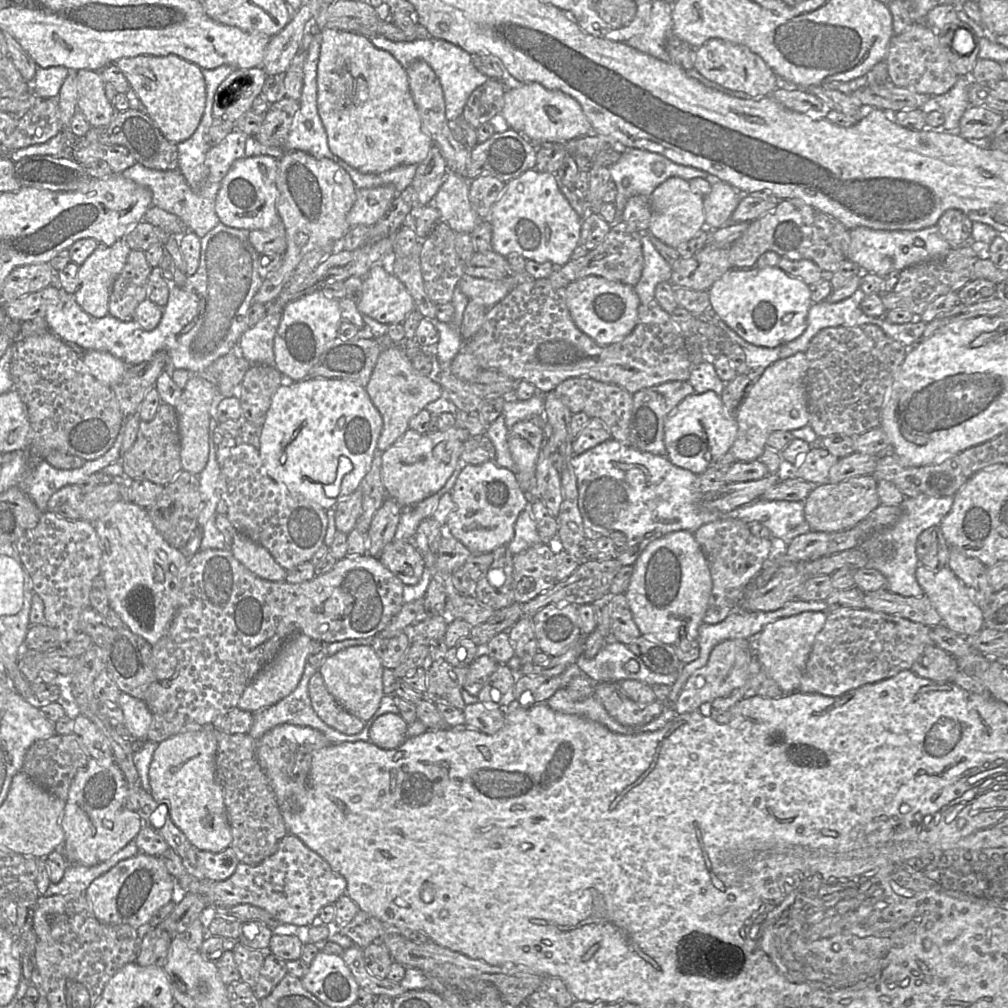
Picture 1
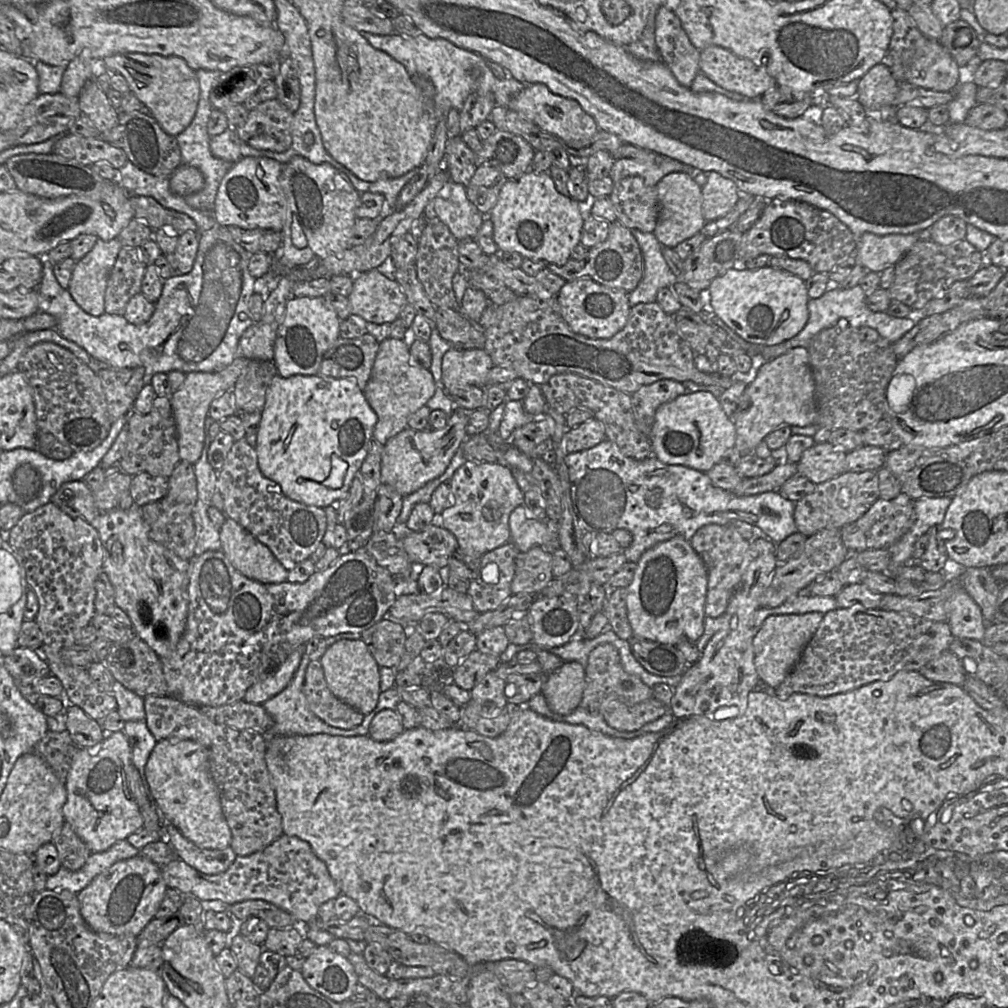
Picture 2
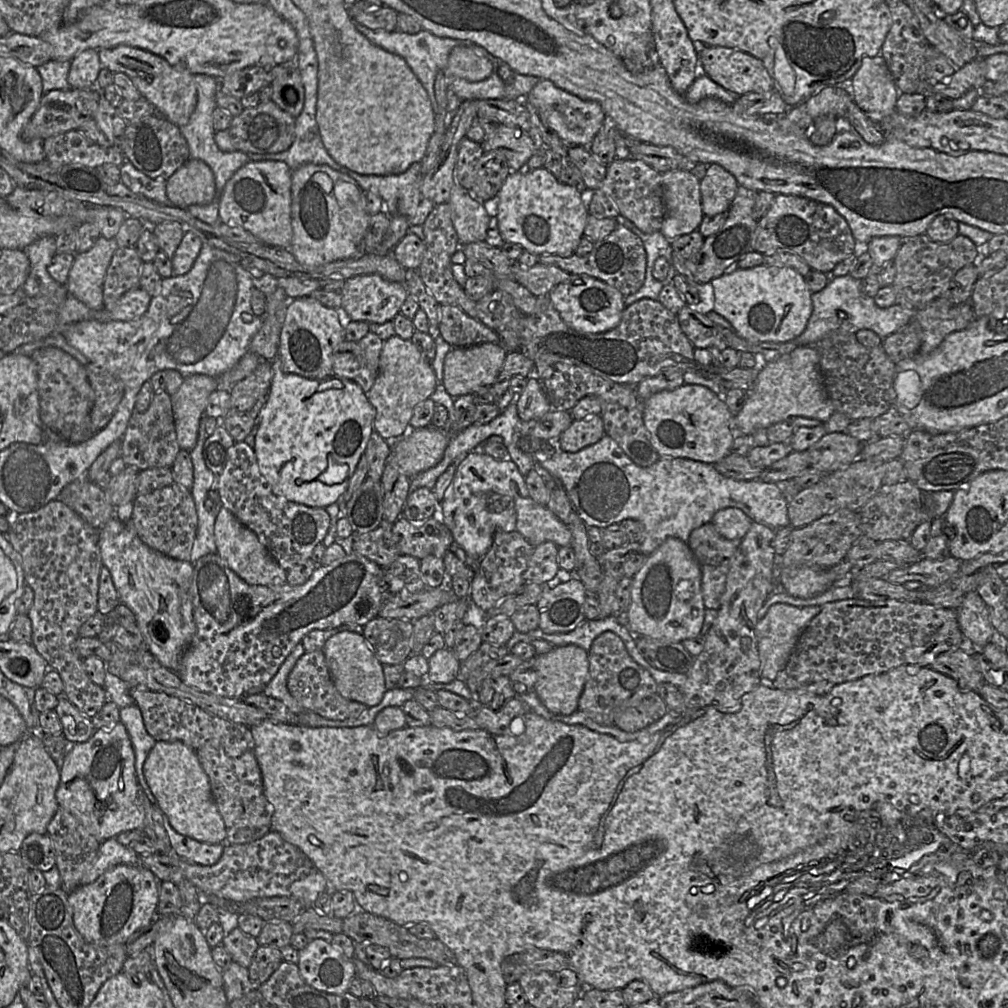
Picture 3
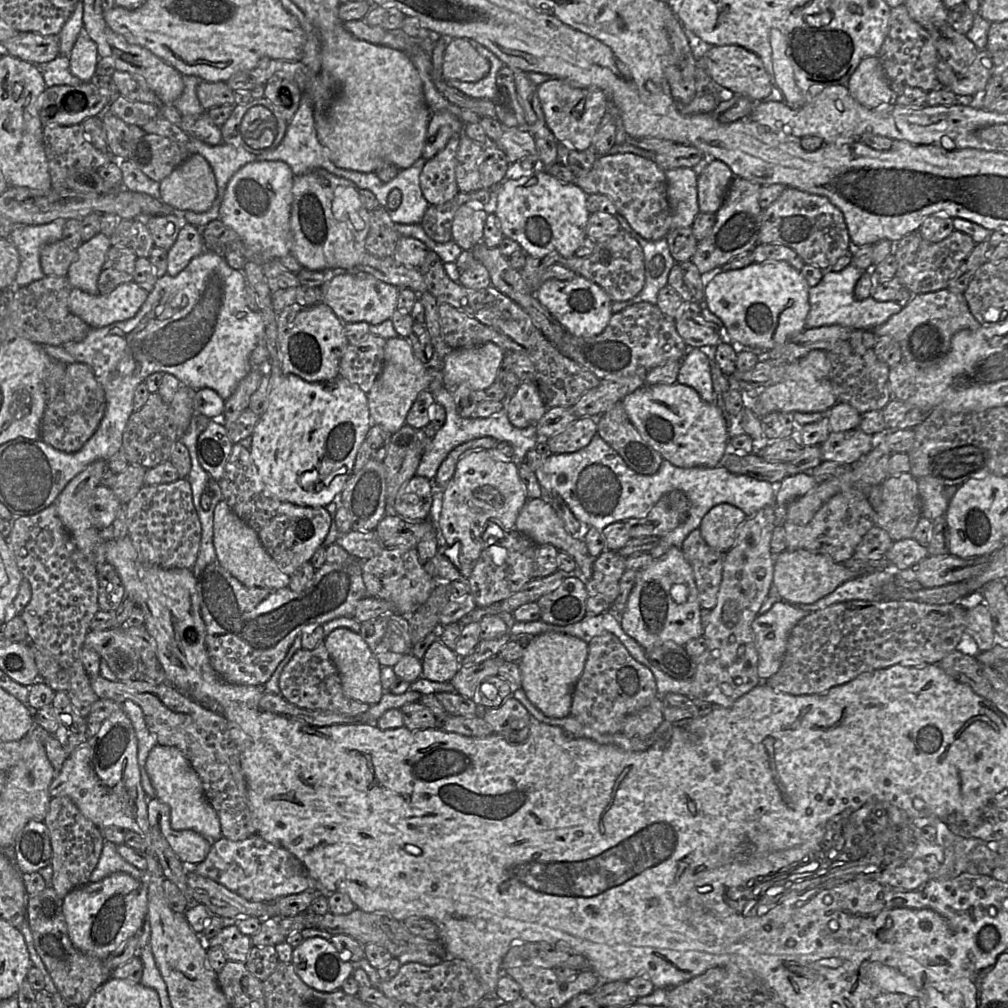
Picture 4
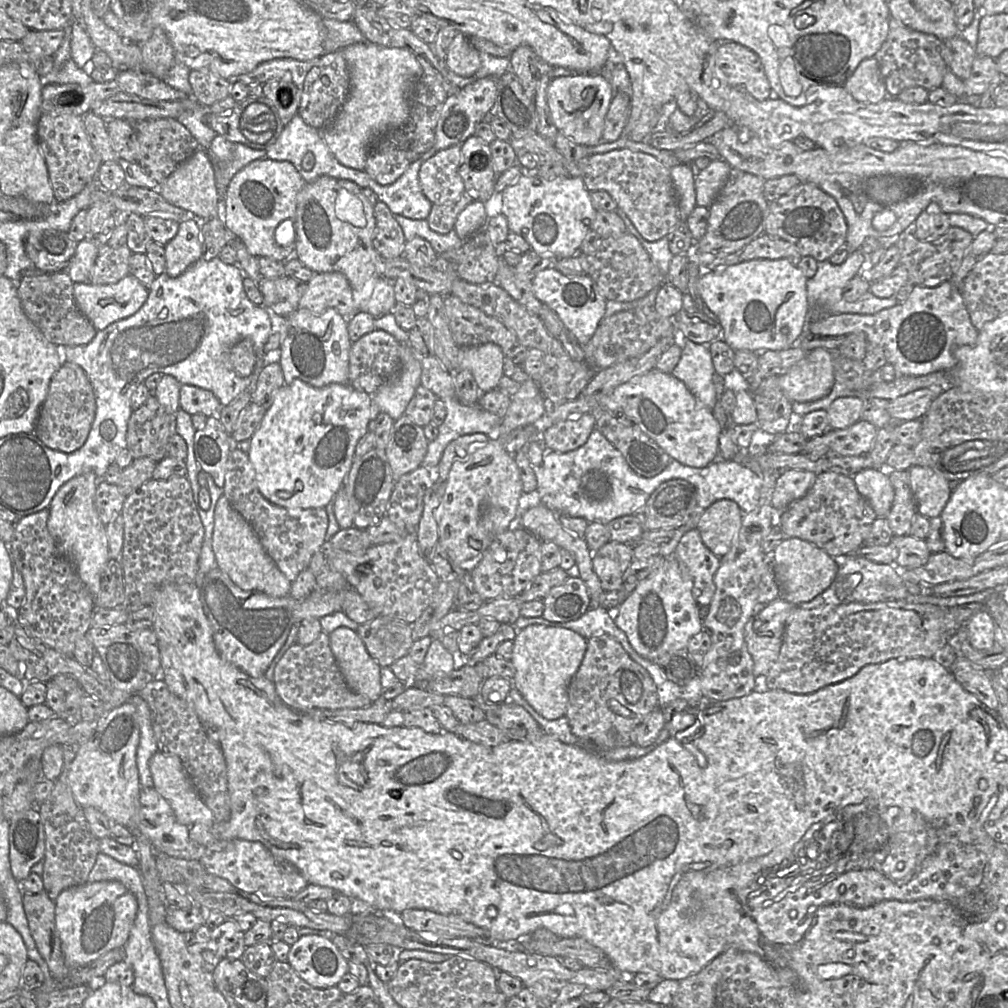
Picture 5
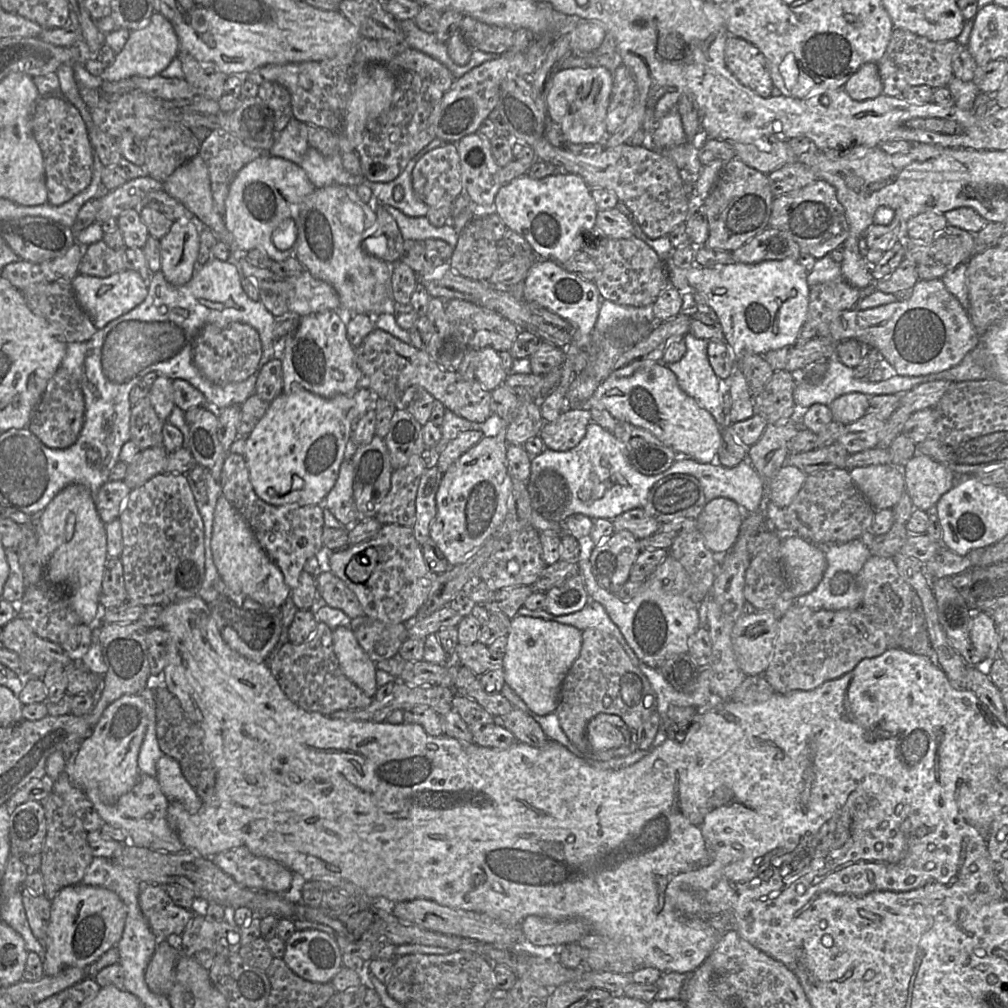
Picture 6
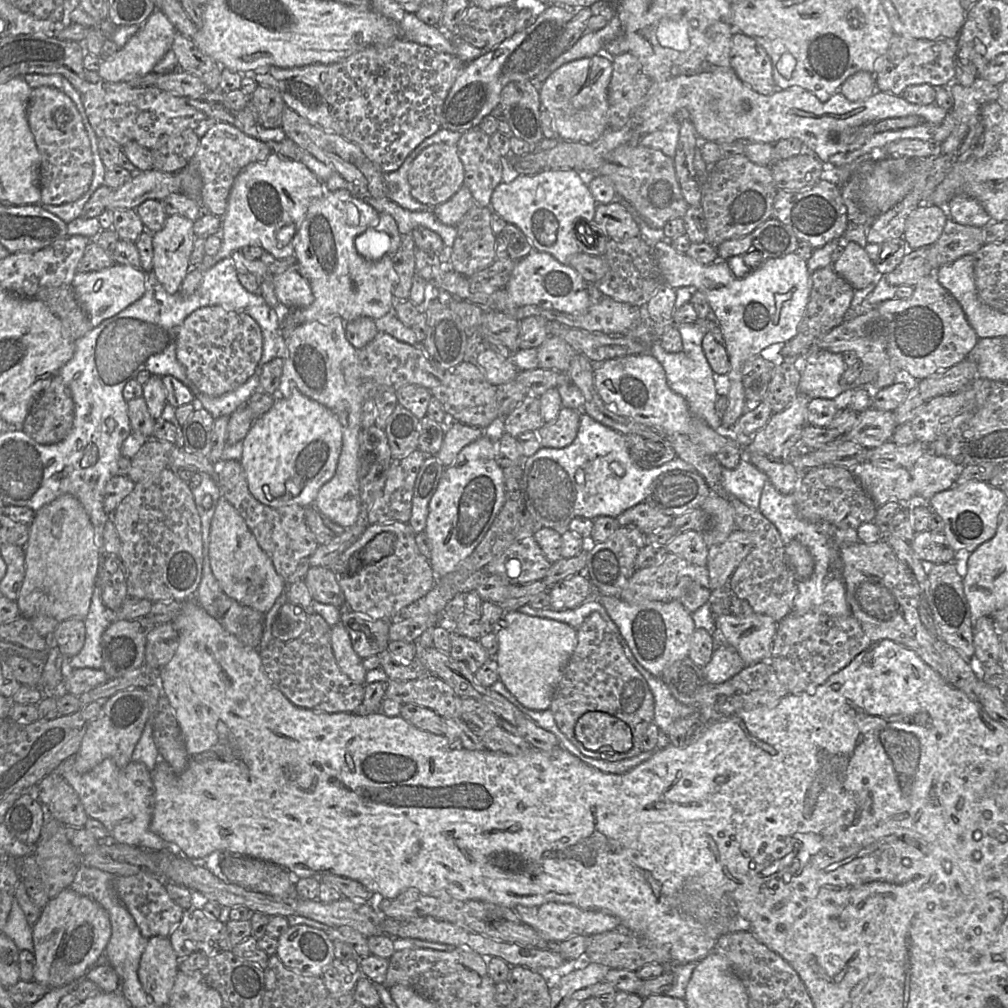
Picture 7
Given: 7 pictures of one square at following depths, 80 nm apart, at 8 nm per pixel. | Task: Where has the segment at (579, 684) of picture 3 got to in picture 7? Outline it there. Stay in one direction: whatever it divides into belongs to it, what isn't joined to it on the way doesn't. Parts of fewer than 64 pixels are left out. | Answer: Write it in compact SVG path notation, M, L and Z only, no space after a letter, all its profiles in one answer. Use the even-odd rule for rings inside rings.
M512 611L503 615L496 634L499 649L495 659L499 679L525 707L538 711L549 709L557 685L577 646L577 630L556 620Z

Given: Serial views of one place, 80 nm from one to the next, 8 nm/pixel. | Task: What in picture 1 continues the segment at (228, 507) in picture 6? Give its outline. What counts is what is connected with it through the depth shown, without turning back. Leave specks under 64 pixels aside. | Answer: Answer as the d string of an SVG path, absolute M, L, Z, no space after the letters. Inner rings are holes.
M237 532L229 548L233 556L249 571L268 581L285 581L287 571L260 544Z

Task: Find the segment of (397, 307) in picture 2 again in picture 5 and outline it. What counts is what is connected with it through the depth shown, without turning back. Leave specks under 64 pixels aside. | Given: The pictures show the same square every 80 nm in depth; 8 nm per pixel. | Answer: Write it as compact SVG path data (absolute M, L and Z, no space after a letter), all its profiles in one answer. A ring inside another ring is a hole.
M340 272L316 273L306 283L306 289L299 301L299 309L307 309L314 313L322 313L328 308L334 309L342 317L353 317L358 312L366 312L374 318L392 314L391 310L396 304L392 281L382 277L370 278L358 291L352 291L349 281Z

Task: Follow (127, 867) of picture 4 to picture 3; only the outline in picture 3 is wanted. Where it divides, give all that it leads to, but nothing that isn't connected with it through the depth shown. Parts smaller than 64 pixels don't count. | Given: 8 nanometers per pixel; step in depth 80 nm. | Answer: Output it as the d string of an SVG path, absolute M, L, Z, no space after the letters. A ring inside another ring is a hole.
M110 838L101 843L97 858L81 879L80 885L93 883L107 870L117 865L143 868L140 856L132 848L123 846L115 838Z

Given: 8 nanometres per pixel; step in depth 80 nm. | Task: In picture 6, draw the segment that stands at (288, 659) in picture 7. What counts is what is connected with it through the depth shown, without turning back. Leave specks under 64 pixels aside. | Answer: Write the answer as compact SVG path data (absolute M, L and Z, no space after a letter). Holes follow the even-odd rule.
M318 622L312 637L301 644L284 644L269 661L268 668L287 698L298 707L330 715L339 710L362 709L373 698L351 682L342 672L334 653L332 630Z

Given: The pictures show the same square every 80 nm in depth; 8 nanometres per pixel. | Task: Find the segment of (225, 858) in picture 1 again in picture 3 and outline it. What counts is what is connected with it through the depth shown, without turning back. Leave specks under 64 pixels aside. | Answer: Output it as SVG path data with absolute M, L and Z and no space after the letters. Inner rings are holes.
M155 805L154 819L163 826L173 850L185 861L203 866L211 866L219 861L224 844L208 844L199 842L176 832L167 816Z

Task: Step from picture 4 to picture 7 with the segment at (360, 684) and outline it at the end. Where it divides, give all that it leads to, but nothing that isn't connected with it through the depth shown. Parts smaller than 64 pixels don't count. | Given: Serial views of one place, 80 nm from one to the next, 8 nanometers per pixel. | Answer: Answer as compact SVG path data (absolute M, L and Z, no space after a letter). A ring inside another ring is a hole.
M342 623L332 627L331 646L340 670L354 682L366 685L367 670L363 659L354 651L350 635Z

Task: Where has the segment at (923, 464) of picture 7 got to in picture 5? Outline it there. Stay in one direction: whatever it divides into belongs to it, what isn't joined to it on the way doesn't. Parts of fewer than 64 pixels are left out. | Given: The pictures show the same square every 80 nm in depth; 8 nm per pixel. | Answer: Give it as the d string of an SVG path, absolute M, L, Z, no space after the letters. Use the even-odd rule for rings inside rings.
M913 465L908 470L917 512L929 519L940 517L951 496L951 483L932 468Z

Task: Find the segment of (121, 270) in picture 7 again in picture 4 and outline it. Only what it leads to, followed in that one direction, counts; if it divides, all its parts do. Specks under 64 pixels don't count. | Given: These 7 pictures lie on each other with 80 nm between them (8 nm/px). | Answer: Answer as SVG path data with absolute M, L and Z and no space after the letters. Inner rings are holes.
M135 281L123 283L107 295L91 295L73 287L68 305L91 328L101 328L134 317L148 294Z

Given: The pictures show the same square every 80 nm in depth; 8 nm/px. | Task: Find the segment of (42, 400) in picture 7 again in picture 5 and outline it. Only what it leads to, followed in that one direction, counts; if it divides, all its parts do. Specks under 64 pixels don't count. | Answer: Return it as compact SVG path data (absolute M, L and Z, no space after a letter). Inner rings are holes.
M64 362L53 375L42 404L34 433L49 448L72 453L83 446L96 415L96 397L85 371L77 364Z

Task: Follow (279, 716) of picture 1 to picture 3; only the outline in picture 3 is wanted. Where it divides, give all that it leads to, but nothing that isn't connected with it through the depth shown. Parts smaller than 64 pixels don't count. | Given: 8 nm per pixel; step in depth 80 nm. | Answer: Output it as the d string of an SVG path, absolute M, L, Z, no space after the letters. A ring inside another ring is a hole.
M299 642L281 664L272 680L262 690L267 696L283 702L286 707L295 714L300 714L304 712L305 709L290 694L287 688L287 679L296 662L304 653L306 653L304 647L302 643Z

